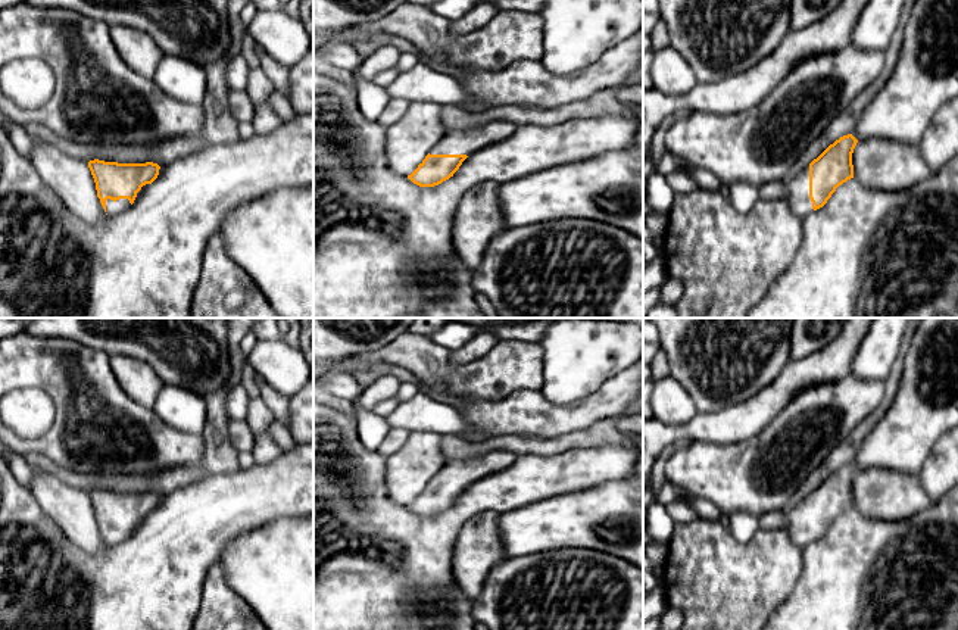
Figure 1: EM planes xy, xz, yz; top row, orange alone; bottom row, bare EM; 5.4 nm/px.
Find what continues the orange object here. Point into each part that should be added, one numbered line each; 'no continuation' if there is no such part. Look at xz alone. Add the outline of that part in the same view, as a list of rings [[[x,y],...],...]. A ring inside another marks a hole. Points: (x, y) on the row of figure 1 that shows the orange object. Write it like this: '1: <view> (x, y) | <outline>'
1: xz (458, 142) | [[[490,121],[468,130],[452,130],[430,150],[430,155],[472,155],[508,138],[517,127],[509,121]]]

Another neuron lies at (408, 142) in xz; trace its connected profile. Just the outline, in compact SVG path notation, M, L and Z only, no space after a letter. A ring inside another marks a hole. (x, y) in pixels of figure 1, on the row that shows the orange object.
M414 102L406 113L387 128L386 158L388 168L400 175L411 175L430 150L447 132L441 122L443 106Z

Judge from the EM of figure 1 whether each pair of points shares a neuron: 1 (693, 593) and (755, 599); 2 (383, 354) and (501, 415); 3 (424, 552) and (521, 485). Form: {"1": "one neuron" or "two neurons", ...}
{"1": "one neuron", "2": "two neurons", "3": "one neuron"}

